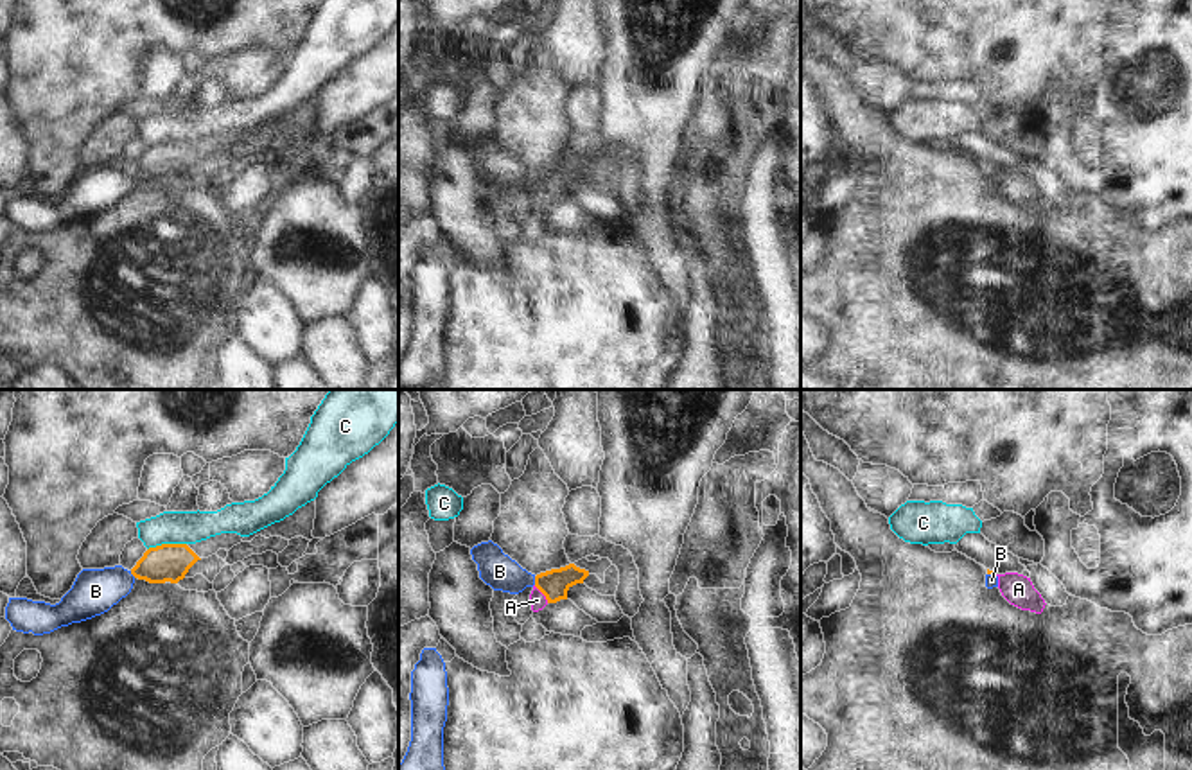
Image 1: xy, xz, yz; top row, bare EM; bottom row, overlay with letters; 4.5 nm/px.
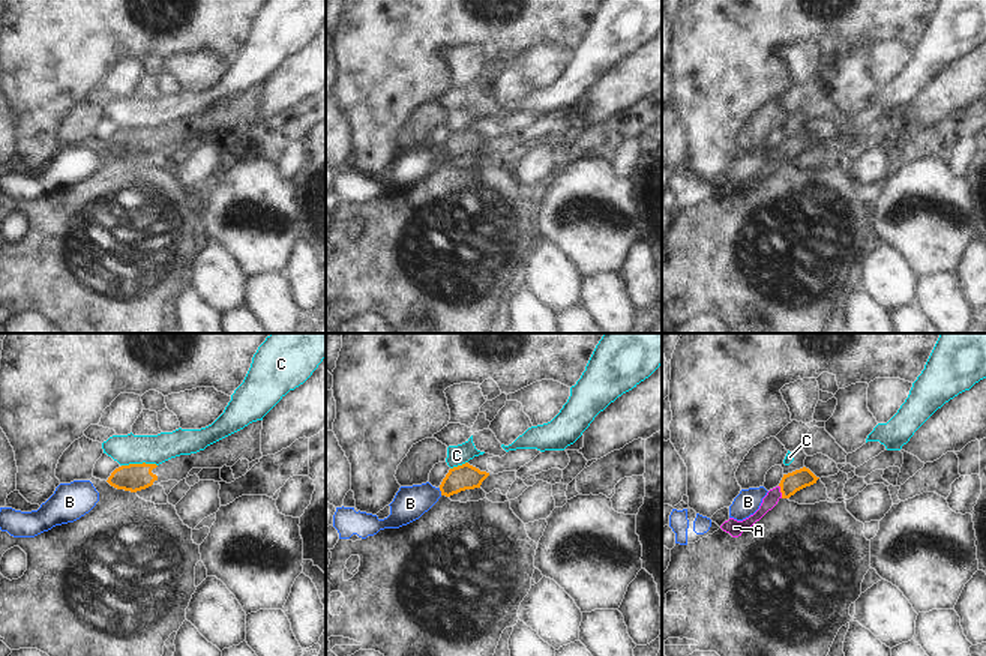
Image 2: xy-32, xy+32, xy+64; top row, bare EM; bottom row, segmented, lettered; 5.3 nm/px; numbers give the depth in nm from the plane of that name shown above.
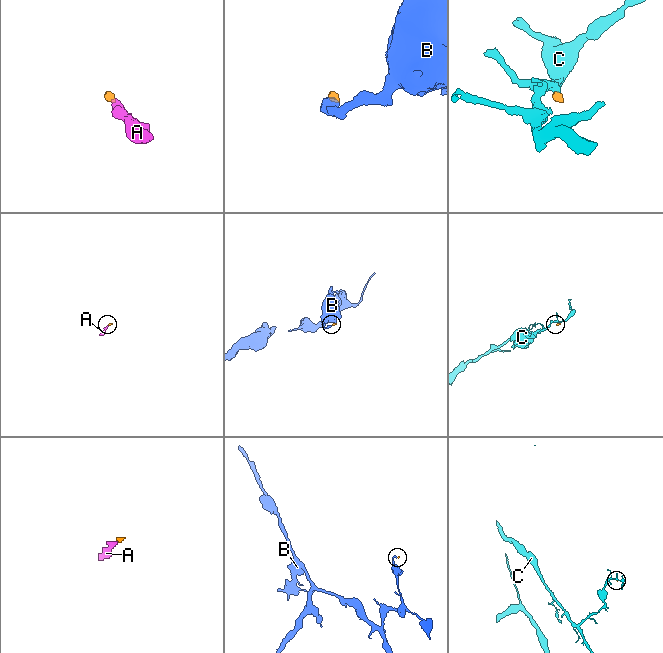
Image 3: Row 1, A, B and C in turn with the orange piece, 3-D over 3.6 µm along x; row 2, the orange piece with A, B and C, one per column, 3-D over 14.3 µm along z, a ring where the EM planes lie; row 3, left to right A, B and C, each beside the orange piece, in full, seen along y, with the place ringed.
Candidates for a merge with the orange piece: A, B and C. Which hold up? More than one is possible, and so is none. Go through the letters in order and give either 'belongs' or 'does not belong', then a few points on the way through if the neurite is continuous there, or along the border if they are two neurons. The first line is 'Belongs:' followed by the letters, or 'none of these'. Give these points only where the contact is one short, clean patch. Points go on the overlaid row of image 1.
Belongs: A
A: belongs | across xz (553, 584), (543, 593), (537, 600)
B: does not belong | along xz (534, 577), (535, 584)
C: does not belong | along xy (185, 542), (162, 542), (148, 550)

